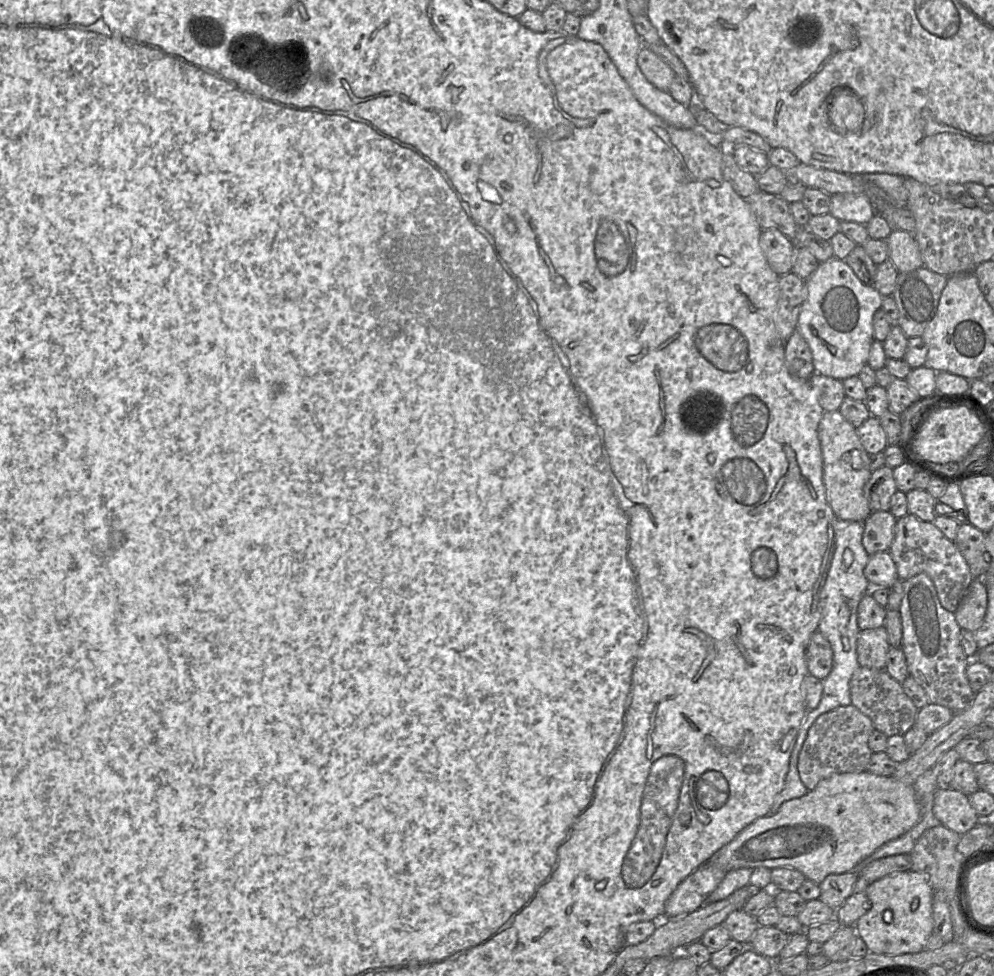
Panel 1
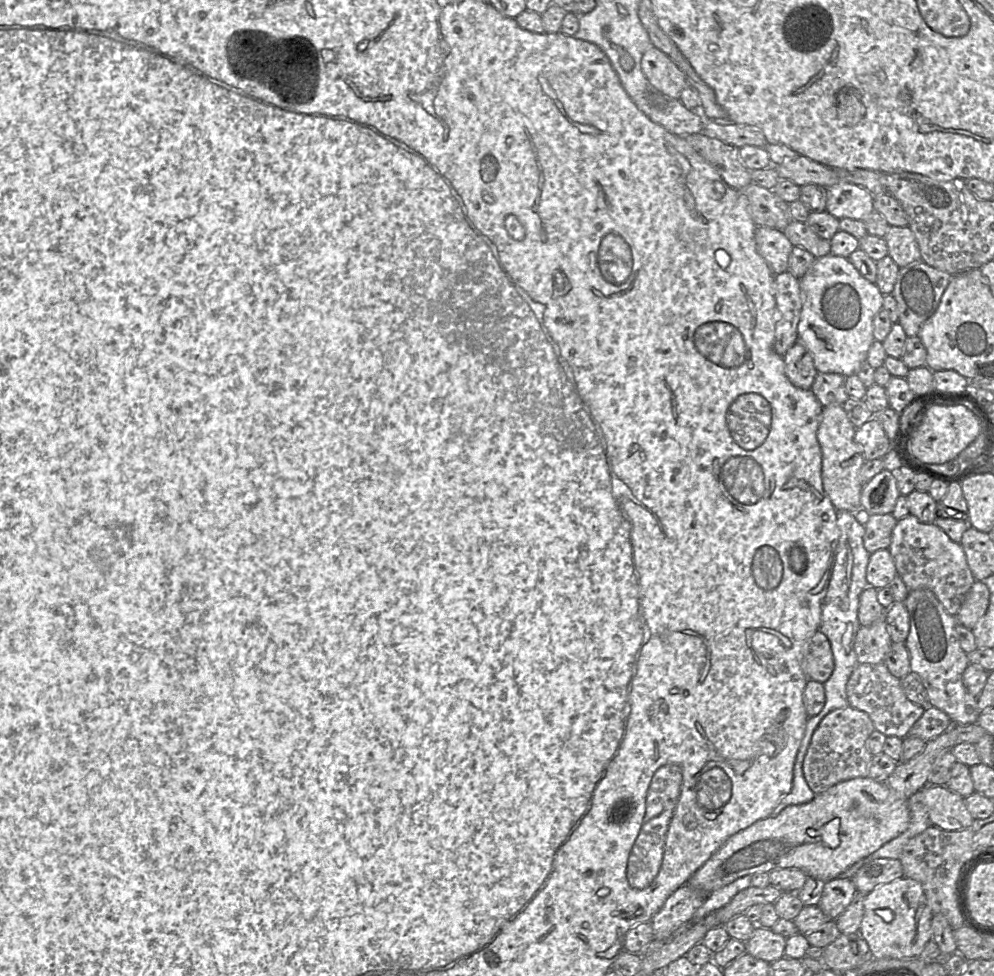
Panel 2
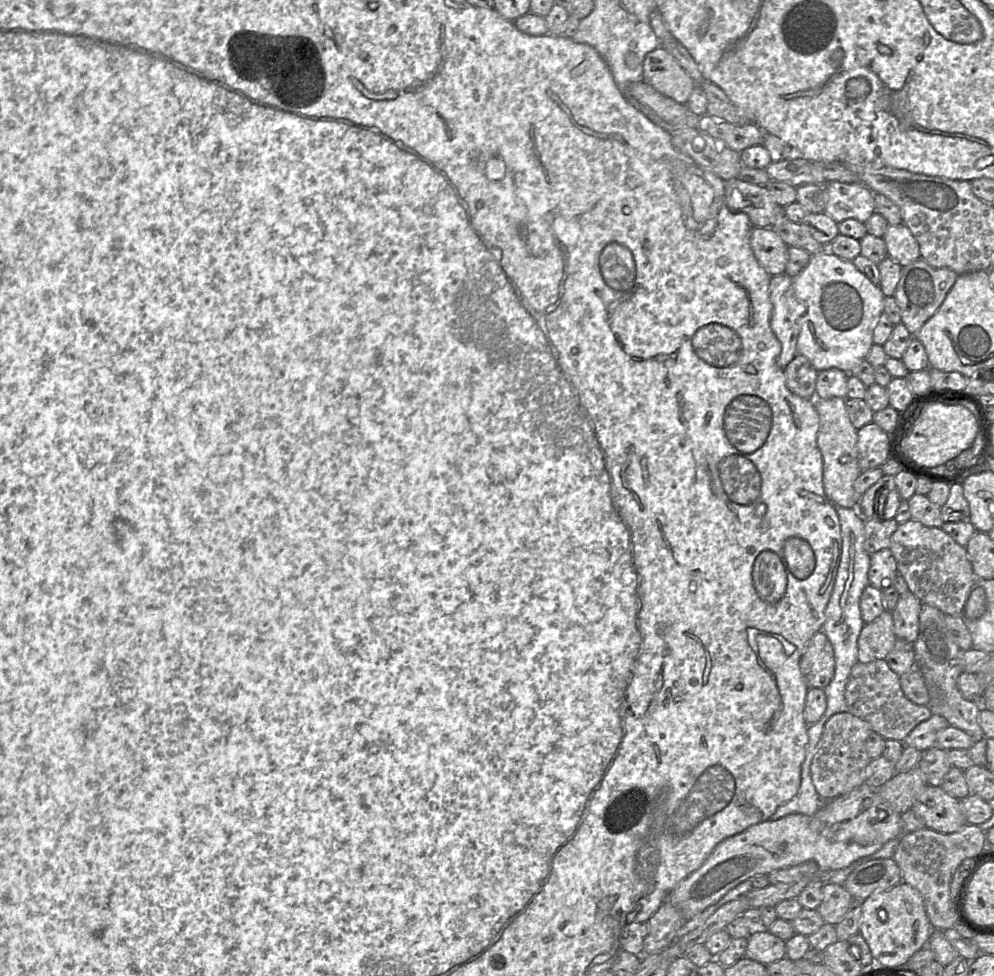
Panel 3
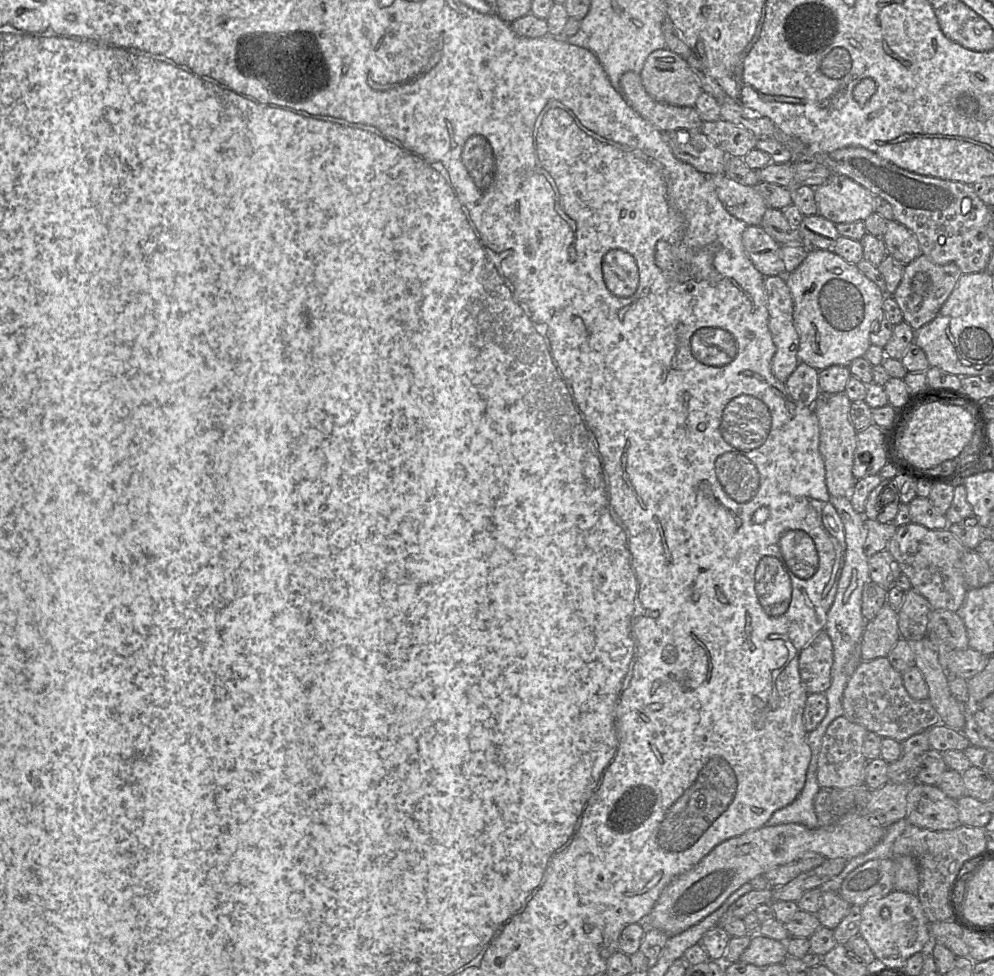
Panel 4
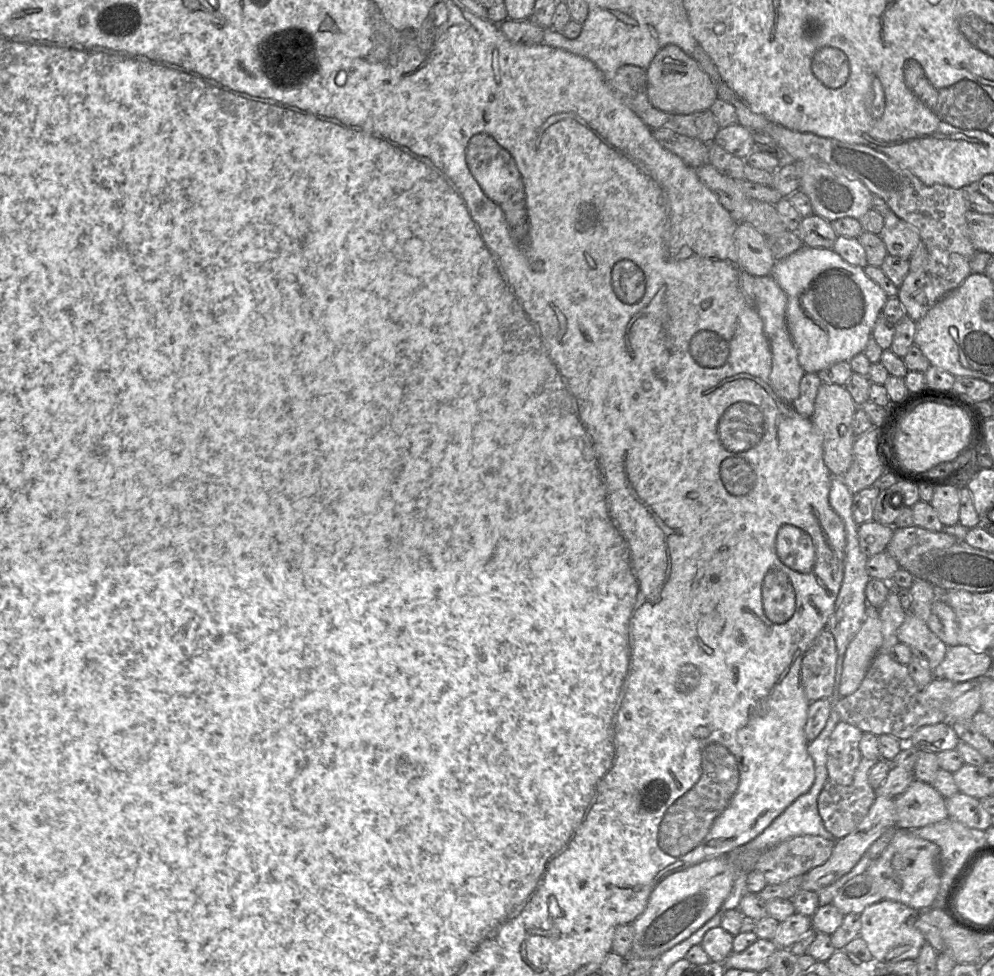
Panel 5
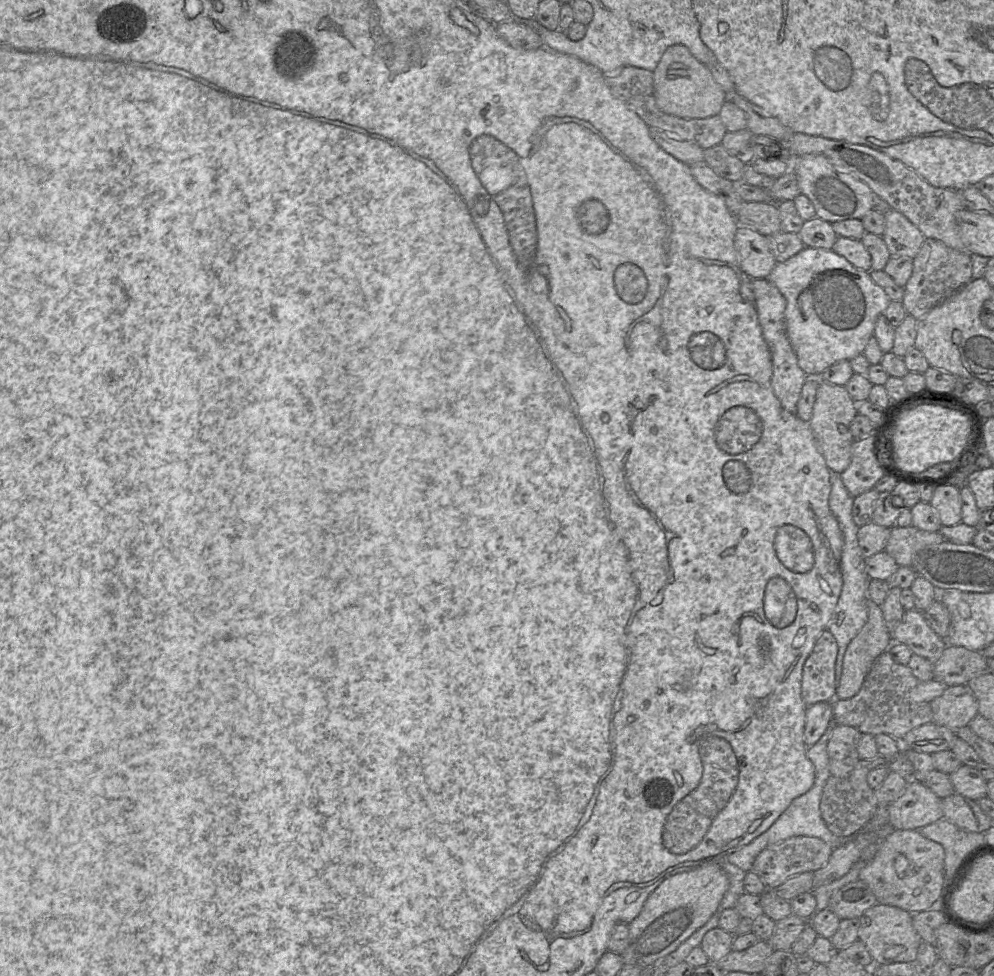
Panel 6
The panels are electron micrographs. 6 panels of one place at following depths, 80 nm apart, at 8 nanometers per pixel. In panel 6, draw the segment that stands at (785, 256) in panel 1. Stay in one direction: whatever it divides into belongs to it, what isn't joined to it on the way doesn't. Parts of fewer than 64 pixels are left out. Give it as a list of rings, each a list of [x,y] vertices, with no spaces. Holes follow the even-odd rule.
[[[738,226],[735,249],[742,270],[751,279],[768,278],[777,263],[769,249],[766,236],[750,227]]]

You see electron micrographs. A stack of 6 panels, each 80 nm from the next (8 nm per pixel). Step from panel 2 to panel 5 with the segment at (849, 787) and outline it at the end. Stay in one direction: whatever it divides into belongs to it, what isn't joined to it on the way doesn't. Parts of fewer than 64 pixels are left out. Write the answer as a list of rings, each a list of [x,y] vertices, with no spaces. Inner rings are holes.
[[[728,854],[708,858],[667,875],[652,890],[644,912],[631,924],[631,955],[655,960],[689,938],[720,910],[736,879],[737,865]]]

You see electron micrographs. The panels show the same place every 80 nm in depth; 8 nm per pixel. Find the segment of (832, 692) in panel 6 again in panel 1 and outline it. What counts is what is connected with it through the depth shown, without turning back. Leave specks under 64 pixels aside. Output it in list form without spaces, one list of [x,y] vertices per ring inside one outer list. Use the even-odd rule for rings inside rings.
[[[819,631],[814,632],[806,650],[808,674],[823,680],[833,666],[833,651],[829,641]]]

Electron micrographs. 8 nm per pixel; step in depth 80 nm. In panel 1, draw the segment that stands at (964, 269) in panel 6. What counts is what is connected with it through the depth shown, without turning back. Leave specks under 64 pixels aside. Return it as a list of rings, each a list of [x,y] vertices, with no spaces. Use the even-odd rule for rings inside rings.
[[[922,266],[916,270],[898,273],[896,286],[892,293],[898,308],[897,325],[907,338],[922,337],[923,332],[936,314],[940,296],[948,277]]]

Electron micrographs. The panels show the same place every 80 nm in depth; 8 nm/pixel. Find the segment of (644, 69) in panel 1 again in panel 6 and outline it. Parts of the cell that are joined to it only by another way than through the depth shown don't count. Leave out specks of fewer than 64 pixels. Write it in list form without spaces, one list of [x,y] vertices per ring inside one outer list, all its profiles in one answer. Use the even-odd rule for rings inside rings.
[[[681,44],[666,49],[653,71],[653,80],[656,104],[664,113],[687,119],[708,118],[719,115],[726,101],[725,91],[715,82],[708,67]]]

